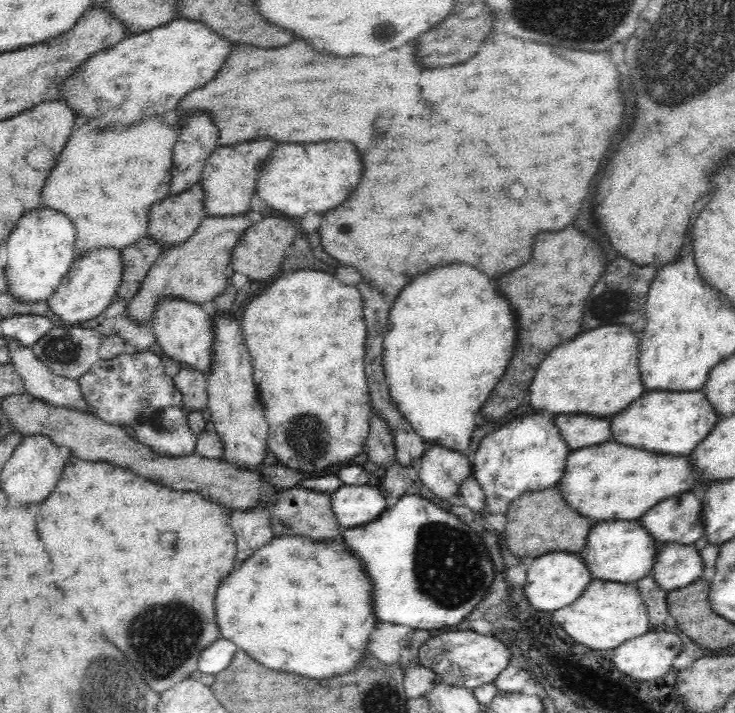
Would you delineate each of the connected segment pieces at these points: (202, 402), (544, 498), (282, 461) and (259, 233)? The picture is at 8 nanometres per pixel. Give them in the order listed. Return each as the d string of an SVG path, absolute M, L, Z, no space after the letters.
M182 366L173 376L176 388L182 393L183 405L188 411L202 411L207 406L207 375L190 366Z
M556 486L542 492L530 492L514 499L507 508L504 542L511 552L525 562L554 551L579 554L586 546L588 532L595 524L582 513L574 511Z
M300 269L288 278L280 274L280 278L246 306L239 324L242 324L246 348L252 356L259 401L270 426L267 448L278 464L292 471L323 471L327 466L347 462L365 451L371 402L366 400L362 362L368 336L366 328L354 328L364 326L362 298L356 286L346 286L326 272Z
M264 217L256 224L250 225L241 236L231 254L232 268L235 272L245 274L252 281L269 279L278 264L282 262L296 238L296 227L283 217Z

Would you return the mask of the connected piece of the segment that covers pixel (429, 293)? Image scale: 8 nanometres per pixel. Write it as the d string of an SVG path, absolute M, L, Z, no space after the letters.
M442 268L442 272L430 272L430 276L422 276L422 280L414 280L414 284L410 284L410 288L406 288L406 292L402 292L398 302L394 302L394 308L390 310L388 334L384 338L382 365L391 402L395 404L399 414L412 425L412 428L428 445L440 445L452 452L468 456L472 432L477 428L474 418L481 411L483 404L487 402L492 388L502 378L502 372L506 372L506 364L509 364L510 356L514 354L514 340L516 340L514 314L512 314L510 306L506 304L506 300L502 300L498 296L494 282L486 280L486 276L482 276L482 272L474 272L474 268Z

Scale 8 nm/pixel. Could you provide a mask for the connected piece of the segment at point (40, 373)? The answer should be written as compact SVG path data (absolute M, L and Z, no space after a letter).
M6 339L10 359L15 372L22 377L25 392L38 399L56 405L90 413L90 405L80 391L77 379L56 376L41 360L36 358L32 347L26 348L15 340Z

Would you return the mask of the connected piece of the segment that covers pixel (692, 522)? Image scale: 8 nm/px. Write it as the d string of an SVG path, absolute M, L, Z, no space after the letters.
M692 492L670 496L644 514L640 524L654 536L658 544L692 545L704 535L702 501Z

